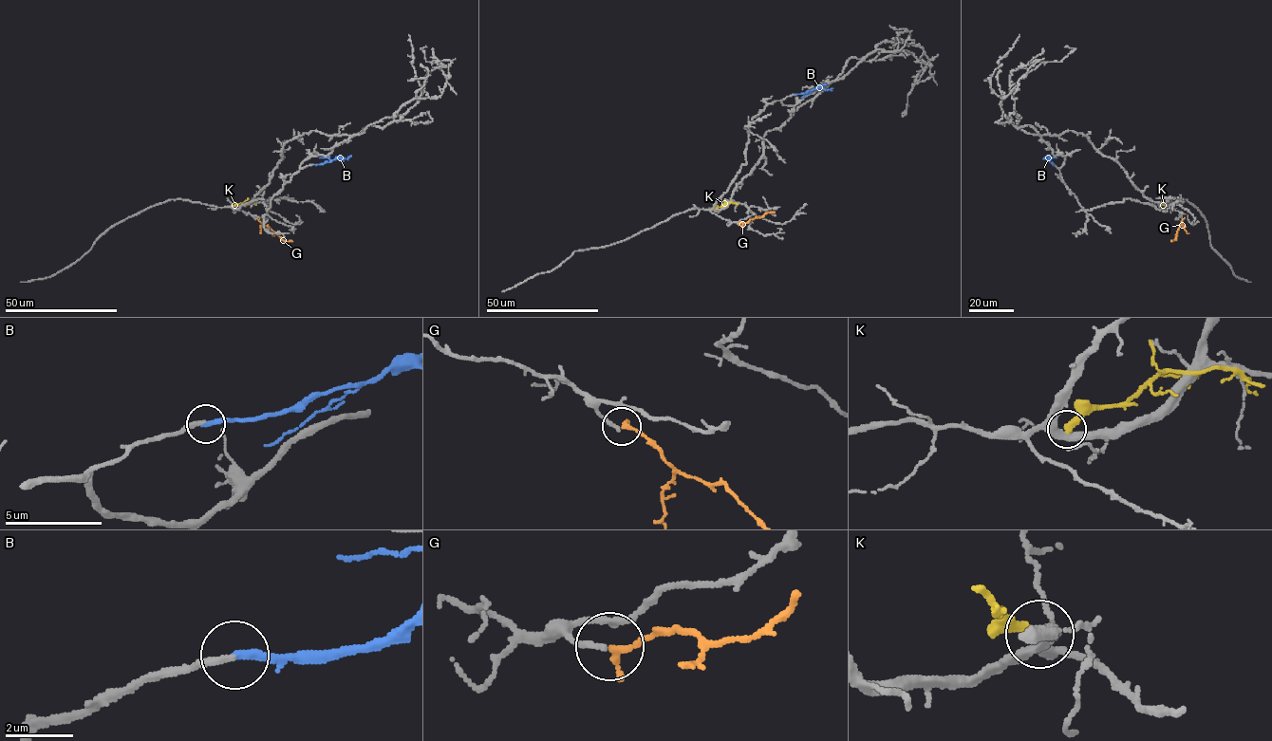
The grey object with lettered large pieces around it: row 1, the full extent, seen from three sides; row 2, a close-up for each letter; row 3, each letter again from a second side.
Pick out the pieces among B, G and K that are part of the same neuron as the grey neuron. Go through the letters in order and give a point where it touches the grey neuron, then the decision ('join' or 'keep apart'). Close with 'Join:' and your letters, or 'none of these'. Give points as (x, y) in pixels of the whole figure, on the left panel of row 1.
B: meets grey at (313, 164); keep apart
G: meets grey at (255, 218); join
K: meets grey at (233, 206); keep apart
Join: G

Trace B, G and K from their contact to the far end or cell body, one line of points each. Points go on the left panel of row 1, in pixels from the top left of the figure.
B: (313, 164), (351, 156)
G: (255, 218), (284, 241), (292, 241)
K: (233, 206), (251, 205), (255, 200)

